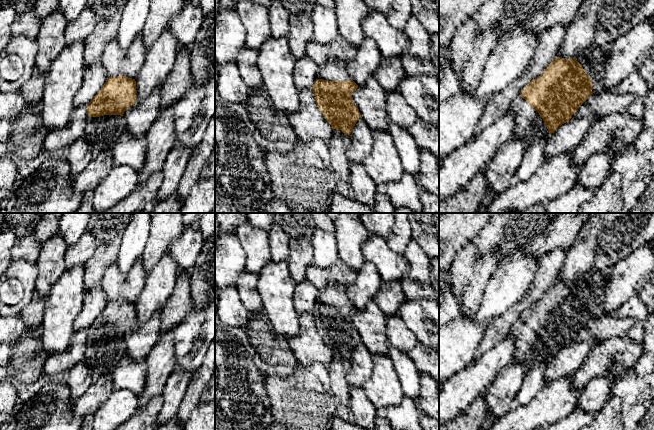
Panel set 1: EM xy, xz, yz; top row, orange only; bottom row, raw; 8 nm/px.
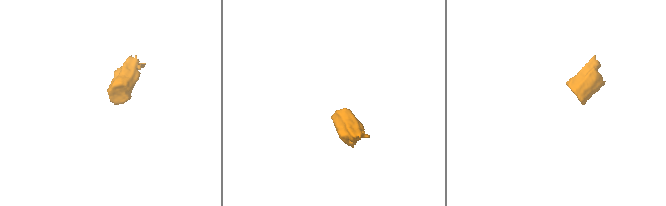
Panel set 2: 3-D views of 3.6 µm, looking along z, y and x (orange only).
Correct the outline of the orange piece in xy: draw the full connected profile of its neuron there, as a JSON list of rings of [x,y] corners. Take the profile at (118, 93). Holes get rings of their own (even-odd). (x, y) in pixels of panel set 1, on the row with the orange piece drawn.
[[[122,75],[107,78],[87,104],[88,120],[83,137],[90,143],[93,158],[113,148],[125,128],[123,114],[137,102],[135,79]]]

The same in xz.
[[[328,57],[326,63],[318,68],[317,79],[311,90],[314,93],[316,105],[324,118],[329,122],[333,129],[341,130],[350,136],[357,120],[361,114],[355,104],[352,92],[358,88],[358,85],[348,74],[345,62],[336,57]]]

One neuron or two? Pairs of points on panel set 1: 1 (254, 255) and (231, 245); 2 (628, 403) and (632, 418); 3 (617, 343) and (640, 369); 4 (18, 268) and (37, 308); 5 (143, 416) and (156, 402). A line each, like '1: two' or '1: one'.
1: two
2: one
3: two
4: two
5: one

